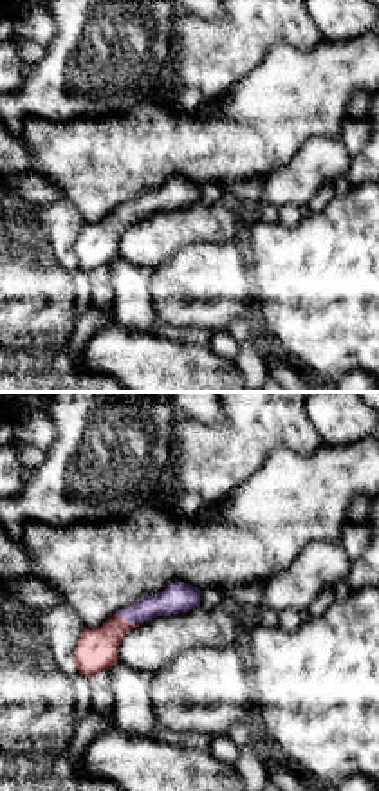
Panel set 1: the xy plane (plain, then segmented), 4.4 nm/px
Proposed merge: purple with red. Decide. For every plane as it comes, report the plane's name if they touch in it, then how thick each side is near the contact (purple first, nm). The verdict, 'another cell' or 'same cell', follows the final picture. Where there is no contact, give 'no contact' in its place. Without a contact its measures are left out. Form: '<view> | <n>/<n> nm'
xy | 140/190 nm

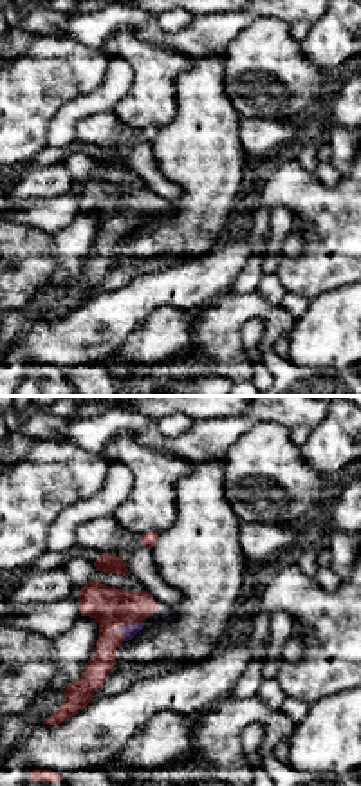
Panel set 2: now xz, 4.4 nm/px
xz | 60/180 nm

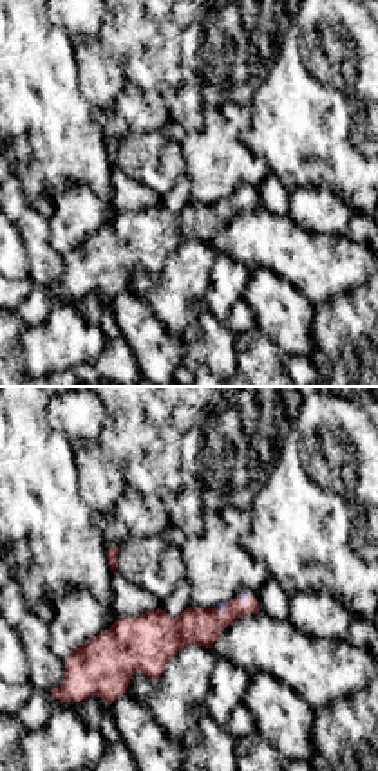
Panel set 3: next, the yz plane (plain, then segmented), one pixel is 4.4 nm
yz | 40/160 nm

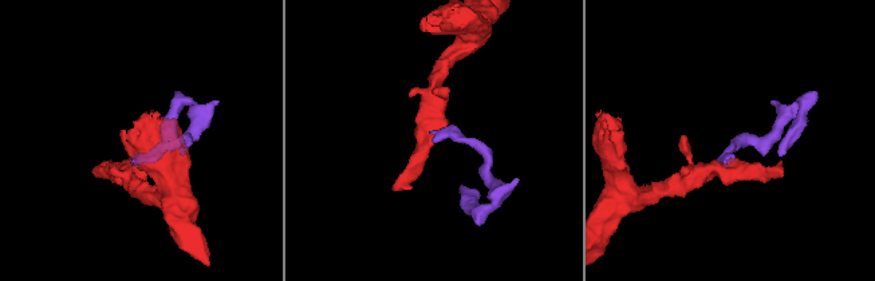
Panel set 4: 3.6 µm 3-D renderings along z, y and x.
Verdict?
same cell

